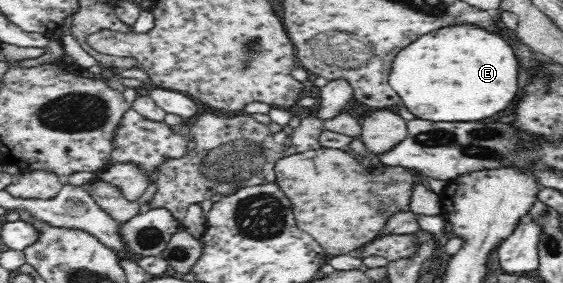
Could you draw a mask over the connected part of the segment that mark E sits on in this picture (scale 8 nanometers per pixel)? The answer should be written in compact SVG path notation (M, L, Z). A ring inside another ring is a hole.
M498 18L496 24L502 33L486 30L476 24L454 24L427 33L402 49L394 57L388 79L392 89L404 101L406 109L420 119L430 121L480 121L504 111L518 95L520 65L508 41L507 31L498 24Z

